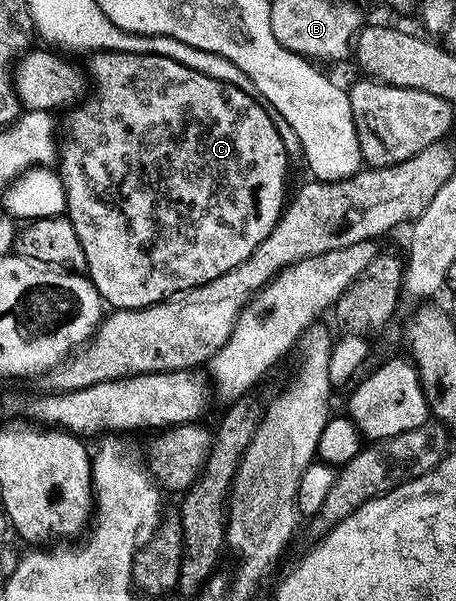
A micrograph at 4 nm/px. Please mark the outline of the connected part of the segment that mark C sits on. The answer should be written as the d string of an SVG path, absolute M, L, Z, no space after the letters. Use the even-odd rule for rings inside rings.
M104 50L91 53L89 58L88 82L92 94L94 90L94 99L90 106L78 104L69 111L71 114L66 118L66 134L71 142L61 147L56 162L56 170L62 177L66 193L64 214L69 218L72 228L76 228L76 236L80 236L80 248L84 248L88 277L98 289L103 303L114 310L143 310L145 306L163 302L173 294L208 284L216 280L216 276L224 276L224 272L236 268L248 260L248 256L252 256L254 249L270 235L282 216L284 199L287 197L286 146L274 127L275 119L271 111L253 93L245 89L242 91L241 85L212 79L159 54L120 54L116 50Z

